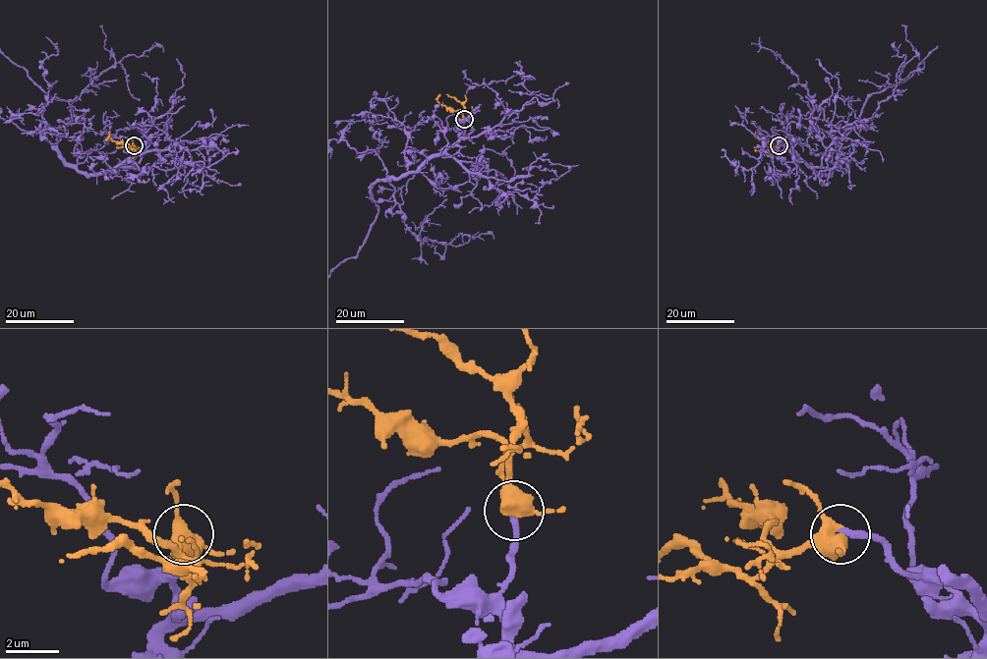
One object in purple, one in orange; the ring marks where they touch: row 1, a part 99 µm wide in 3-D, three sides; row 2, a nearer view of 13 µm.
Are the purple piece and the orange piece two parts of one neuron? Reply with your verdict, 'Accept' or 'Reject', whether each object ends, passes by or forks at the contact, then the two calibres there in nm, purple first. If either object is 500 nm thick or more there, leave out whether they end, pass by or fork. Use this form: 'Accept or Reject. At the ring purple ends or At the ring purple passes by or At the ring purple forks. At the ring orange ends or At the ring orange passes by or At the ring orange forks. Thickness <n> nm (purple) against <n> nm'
Accept. At the ring purple ends. At the ring orange forks. Thickness 260 nm (purple) against 480 nm

